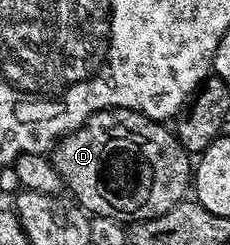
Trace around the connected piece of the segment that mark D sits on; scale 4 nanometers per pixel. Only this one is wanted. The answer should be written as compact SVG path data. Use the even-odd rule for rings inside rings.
M120 107L89 116L83 126L56 142L49 158L62 177L66 190L75 194L74 202L84 212L115 218L124 225L143 223L147 219L161 217L161 213L169 213L169 209L184 202L186 195L183 194L188 193L193 183L193 159L179 144L179 135L140 111L126 111ZM135 155L139 158L139 175L131 175L135 171Z

